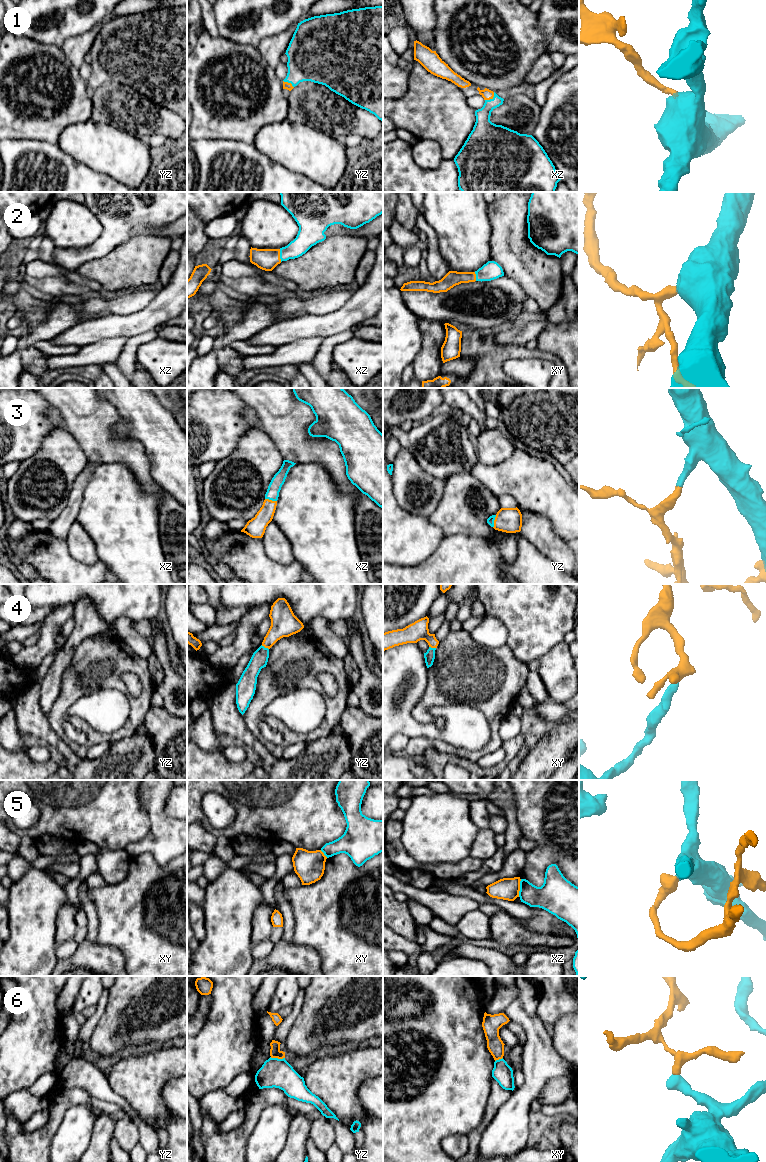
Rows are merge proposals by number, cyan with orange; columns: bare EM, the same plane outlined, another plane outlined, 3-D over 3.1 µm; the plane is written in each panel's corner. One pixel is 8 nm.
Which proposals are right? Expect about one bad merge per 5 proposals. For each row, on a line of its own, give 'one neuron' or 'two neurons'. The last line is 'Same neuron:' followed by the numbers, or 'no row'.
1: one neuron
2: one neuron
3: one neuron
4: one neuron
5: two neurons
6: two neurons
Same neuron: 1, 2, 3, 4

